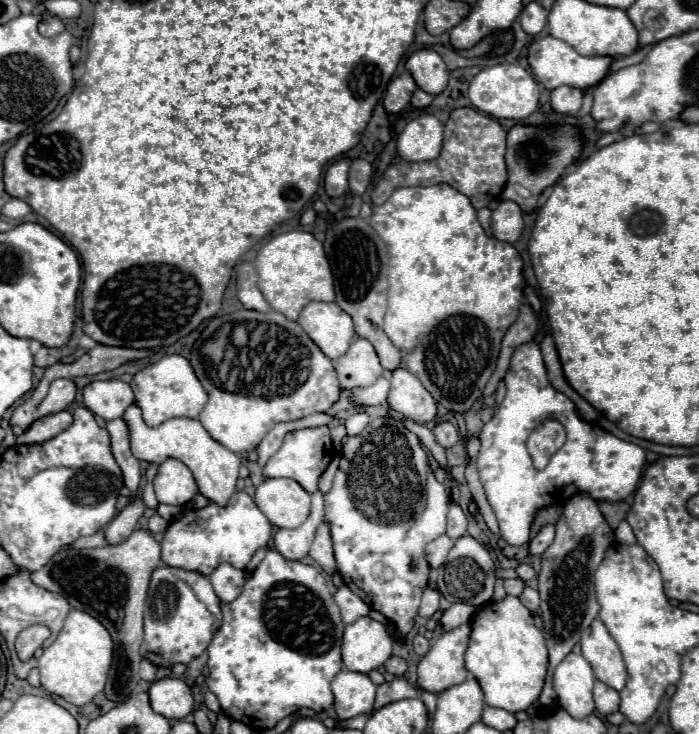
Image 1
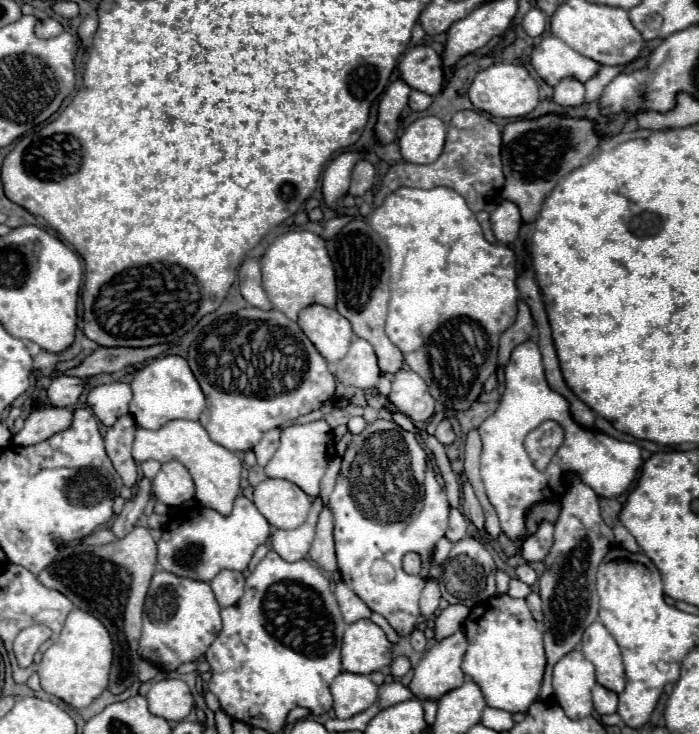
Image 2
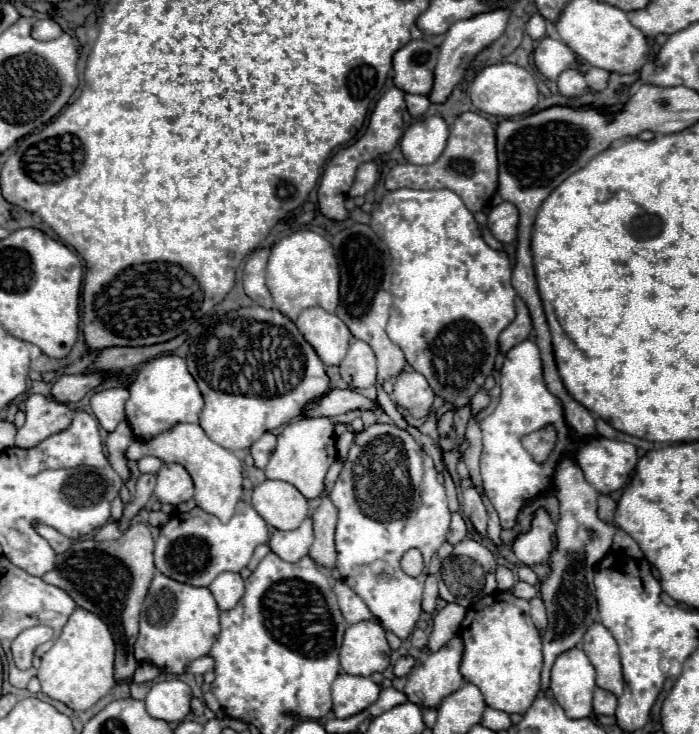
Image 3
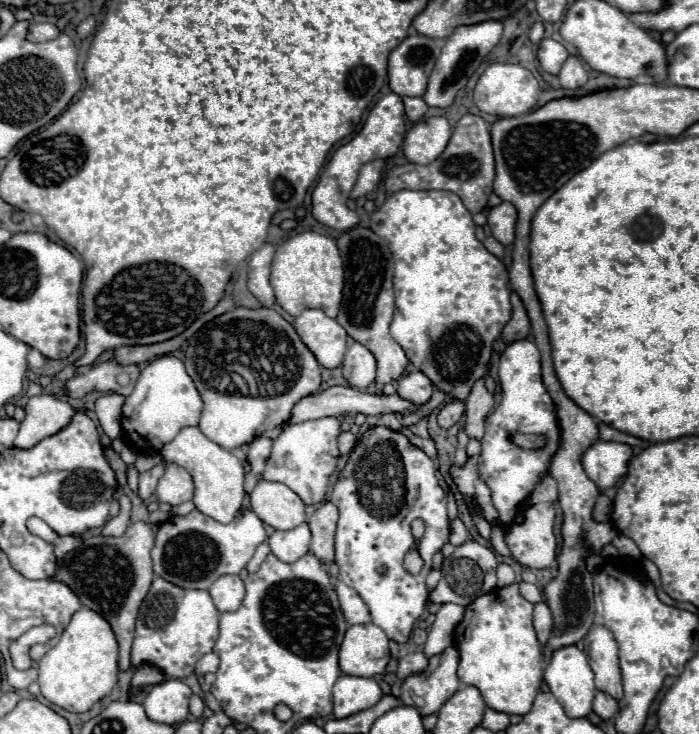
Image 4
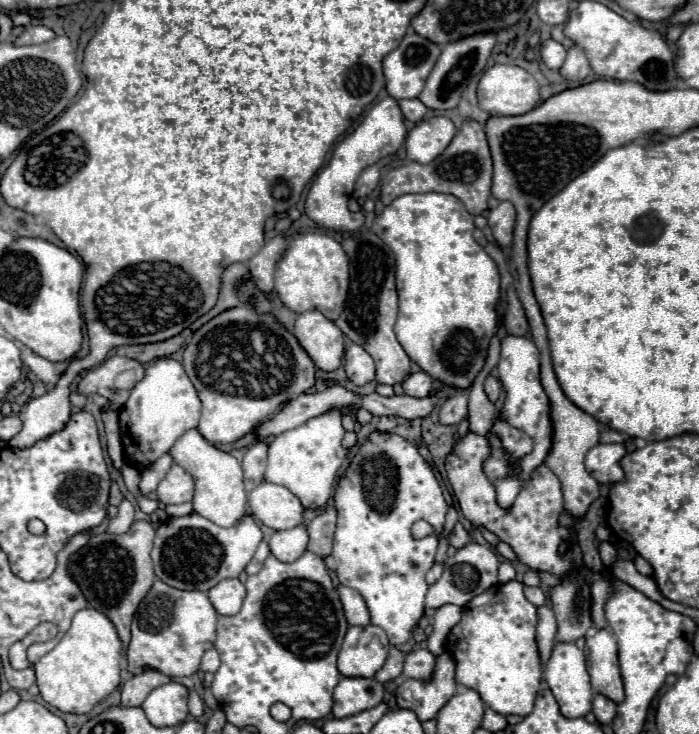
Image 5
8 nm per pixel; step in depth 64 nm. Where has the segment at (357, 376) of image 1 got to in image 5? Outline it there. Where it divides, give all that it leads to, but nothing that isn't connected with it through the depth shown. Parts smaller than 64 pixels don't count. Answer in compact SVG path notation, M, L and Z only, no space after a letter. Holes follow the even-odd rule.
M350 344L346 348L346 354L344 354L344 370L346 370L346 376L356 386L362 386L362 384L374 380L374 360L358 344Z

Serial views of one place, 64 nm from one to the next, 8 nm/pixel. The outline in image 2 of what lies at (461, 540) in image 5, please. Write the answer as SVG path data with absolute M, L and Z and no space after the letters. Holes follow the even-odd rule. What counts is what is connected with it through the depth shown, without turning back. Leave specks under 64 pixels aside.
M450 510L450 528L446 532L446 538L454 544L462 538L466 538L466 520L460 510Z

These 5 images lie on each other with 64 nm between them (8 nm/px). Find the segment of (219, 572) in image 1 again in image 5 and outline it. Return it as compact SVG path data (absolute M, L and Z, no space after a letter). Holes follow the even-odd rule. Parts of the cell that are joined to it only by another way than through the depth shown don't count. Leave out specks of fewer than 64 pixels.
M238 578L222 580L208 592L208 598L210 598L214 610L222 616L234 616L236 612L240 612L244 596L246 596L244 584Z

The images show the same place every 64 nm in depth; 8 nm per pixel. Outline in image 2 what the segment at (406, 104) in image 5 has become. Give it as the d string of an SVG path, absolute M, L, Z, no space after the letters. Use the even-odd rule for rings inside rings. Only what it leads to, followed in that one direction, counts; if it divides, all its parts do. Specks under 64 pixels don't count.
M412 90L412 92L410 92L410 102L408 102L408 106L410 106L414 112L422 112L422 110L426 110L430 104L432 104L432 96L428 96L428 94L424 94L424 92L418 92L418 90Z

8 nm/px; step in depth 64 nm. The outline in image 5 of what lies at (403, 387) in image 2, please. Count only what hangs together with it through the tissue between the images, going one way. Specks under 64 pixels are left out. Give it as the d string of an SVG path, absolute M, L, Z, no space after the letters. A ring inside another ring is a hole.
M418 370L418 372L410 374L410 376L402 382L402 386L404 386L404 392L406 392L408 396L416 396L416 398L428 396L430 390L432 390L432 378L430 378L426 372Z

